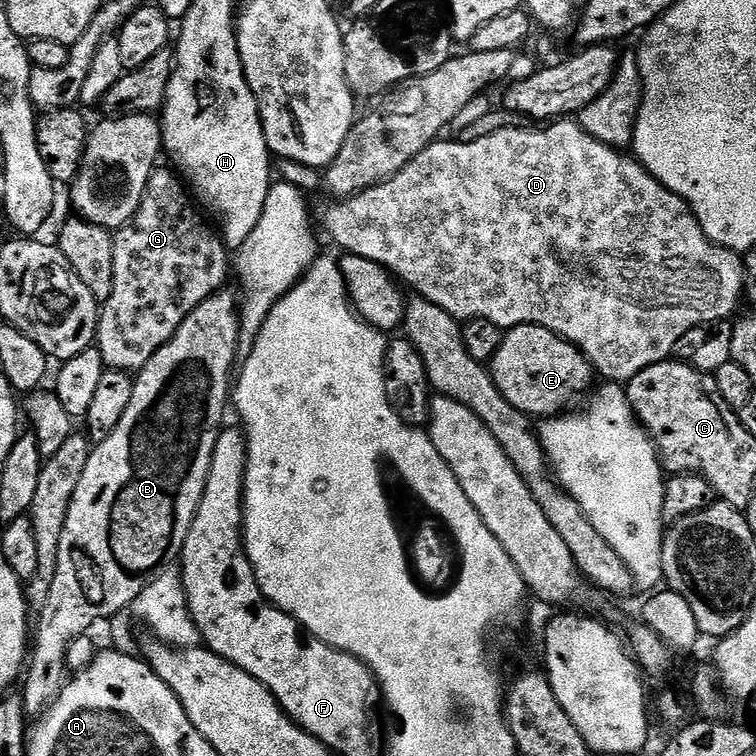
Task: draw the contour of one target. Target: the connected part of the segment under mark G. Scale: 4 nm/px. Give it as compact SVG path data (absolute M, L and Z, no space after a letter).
M163 166L153 171L134 218L112 237L114 290L99 309L94 344L99 348L105 365L117 372L139 373L146 362L150 362L150 358L154 358L154 354L174 338L189 314L227 285L224 283L228 280L228 272L230 276L229 249L214 228L212 233L211 226L200 217L201 209L186 191L181 177L175 171L169 171Z

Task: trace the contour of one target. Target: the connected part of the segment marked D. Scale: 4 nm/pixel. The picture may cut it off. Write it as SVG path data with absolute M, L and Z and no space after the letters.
M564 118L559 122L552 122L547 125L545 132L531 132L527 126L518 128L503 128L494 134L490 134L486 138L478 138L474 142L466 142L461 144L455 139L441 139L439 142L431 144L426 150L422 150L422 154L418 154L418 158L414 158L401 172L394 174L391 180L384 180L380 184L375 184L374 187L368 188L365 192L359 192L356 196L349 196L348 199L341 202L332 202L332 205L324 212L324 228L328 231L328 236L337 244L338 247L344 248L345 253L361 256L362 258L370 258L374 262L378 262L383 268L387 268L397 281L403 282L411 291L418 296L425 296L430 302L434 302L434 306L442 306L442 310L446 310L446 314L450 314L454 319L467 322L469 320L489 320L505 330L518 326L519 324L537 324L546 330L550 330L554 334L558 334L564 340L568 340L575 348L583 352L584 357L592 363L593 369L597 373L604 375L603 379L608 382L627 382L633 380L642 370L646 370L646 366L657 364L663 360L669 359L675 353L676 343L678 338L682 338L682 334L686 334L686 330L690 330L694 326L702 326L703 324L712 324L715 320L728 320L731 317L731 312L736 307L741 307L742 297L746 292L746 264L742 259L741 253L732 252L728 248L719 248L718 245L712 242L702 226L696 221L696 215L688 209L688 204L678 194L674 194L666 186L662 186L656 179L647 172L644 165L639 160L631 155L625 154L623 151L606 146L602 142L598 142L594 138L590 138L590 134L586 134L586 130L580 128L579 123L573 122L571 119Z

